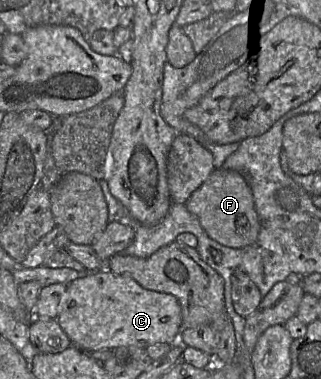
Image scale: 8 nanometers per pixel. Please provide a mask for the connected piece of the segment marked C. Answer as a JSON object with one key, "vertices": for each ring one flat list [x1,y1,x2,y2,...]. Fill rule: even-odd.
{"vertices":[[102,269,97,272,91,272,87,276,75,279,74,281,72,281,67,285,66,291,61,299,60,311,56,320,60,325,60,327,62,328,62,330,66,333,68,338,71,340,72,344,87,353,91,353,99,350,114,350,119,347,133,346,133,347,138,347,146,350,148,347,155,344,173,345,179,340,181,334,181,326,182,326,181,307,174,296,146,290,142,288,131,277,116,275,106,269]]}

